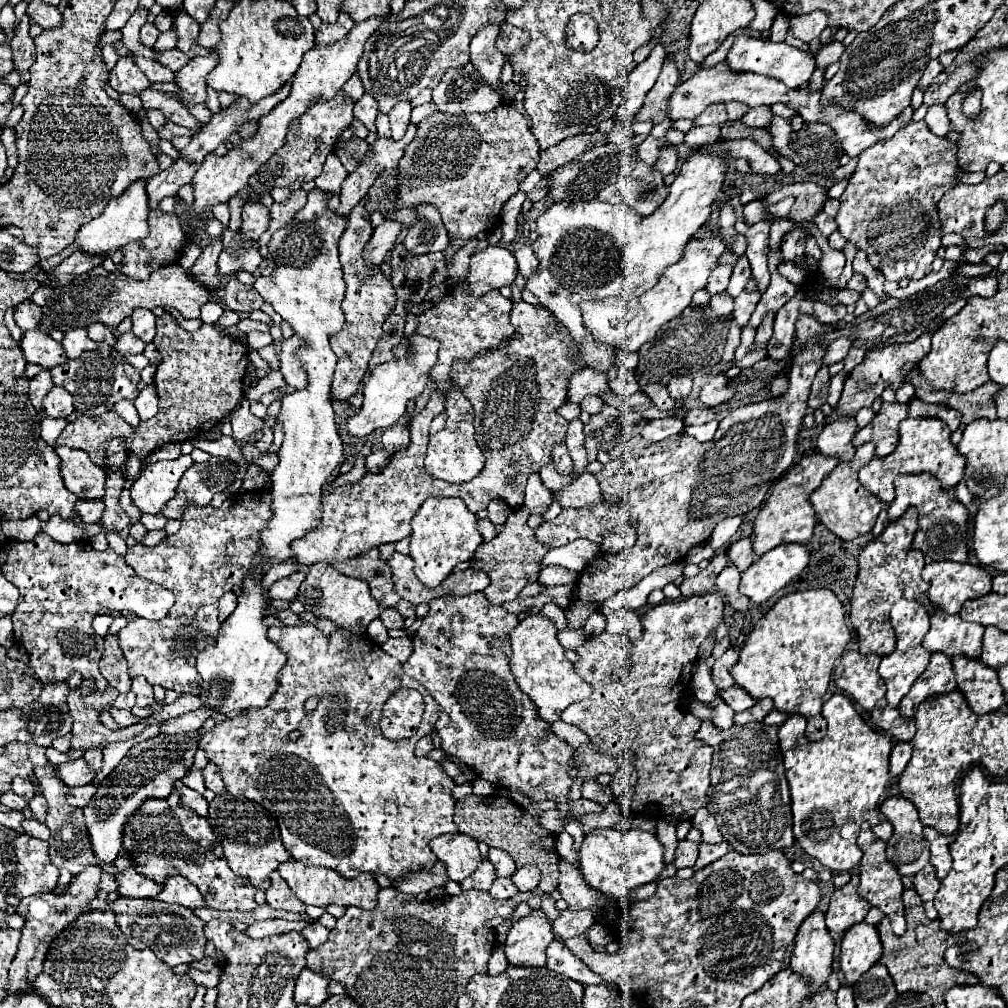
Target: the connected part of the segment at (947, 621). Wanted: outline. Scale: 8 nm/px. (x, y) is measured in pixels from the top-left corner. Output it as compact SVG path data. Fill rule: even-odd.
M938 610L930 622L932 626L922 642L928 652L942 652L948 658L958 654L966 658L978 658L982 652L982 626L966 622L958 614L946 614L944 610Z

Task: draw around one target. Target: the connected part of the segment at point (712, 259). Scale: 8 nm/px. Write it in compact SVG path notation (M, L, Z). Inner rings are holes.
M710 238L710 240L690 240L682 258L670 266L660 282L648 290L646 294L632 298L626 304L612 304L602 314L602 302L588 302L584 304L584 322L586 328L592 332L592 336L604 344L610 344L614 348L620 348L624 352L636 352L644 342L654 338L658 330L668 324L672 318L676 318L692 300L692 294L700 288L706 288L710 272L718 266L718 258L724 254L726 246L722 238Z

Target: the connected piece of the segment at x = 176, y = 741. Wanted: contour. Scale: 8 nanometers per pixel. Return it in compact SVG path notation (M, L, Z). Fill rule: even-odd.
M192 730L174 736L162 736L154 740L140 742L134 746L120 764L102 780L96 794L92 796L90 804L82 810L86 816L86 826L90 832L92 848L104 862L114 862L120 848L122 848L122 826L126 818L138 810L142 800L146 798L168 798L174 790L174 782L182 780L184 774L194 764L194 754L198 750L202 732Z

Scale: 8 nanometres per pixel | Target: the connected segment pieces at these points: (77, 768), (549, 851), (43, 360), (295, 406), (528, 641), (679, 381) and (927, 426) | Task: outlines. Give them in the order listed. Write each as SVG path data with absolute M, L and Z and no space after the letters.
M78 758L74 762L62 764L56 768L56 774L62 778L62 782L66 786L86 786L94 780L96 772L88 766L88 762L84 758Z
M466 796L456 802L454 808L454 822L462 834L468 834L476 838L478 842L486 842L488 846L500 848L508 852L518 866L534 864L542 872L540 890L546 894L552 894L558 886L558 852L556 852L556 836L548 830L544 830L538 824L538 818L528 814L522 806L518 806L512 800L500 798L500 796Z
M32 330L26 332L22 342L20 342L24 360L28 364L38 364L46 370L64 364L68 358L64 354L64 348L60 342L56 342L54 338L50 338L48 334L42 334L42 330Z
M322 190L308 192L308 202L296 214L296 220L274 232L268 244L270 258L280 264L280 268L274 268L270 276L260 276L254 282L258 294L286 322L290 322L294 332L306 342L306 346L296 352L296 358L308 372L308 388L286 394L280 408L284 444L278 450L280 464L272 472L272 518L260 532L260 556L254 564L256 568L262 568L262 574L270 568L270 564L292 560L292 542L310 530L320 528L322 486L344 460L342 440L336 432L330 402L336 354L332 352L328 338L344 326L340 304L344 300L346 286L342 280L342 266L338 262L338 240L348 222L344 216L338 216L328 208L330 198L332 194Z
M532 614L524 618L512 632L512 660L510 670L520 686L522 692L530 696L530 700L536 704L538 714L546 722L560 720L560 714L574 702L586 700L592 694L592 688L588 682L584 682L576 672L572 662L564 656L564 648L556 638L556 626L552 620L548 620L542 614Z
M682 376L682 378L672 378L668 392L674 400L686 400L692 390L692 376Z
M906 418L900 426L900 444L886 458L874 458L860 468L860 484L872 492L880 502L890 504L894 500L894 478L898 474L922 474L928 472L942 482L946 490L960 484L964 476L964 460L960 458L956 446L950 442L950 428L936 418Z

